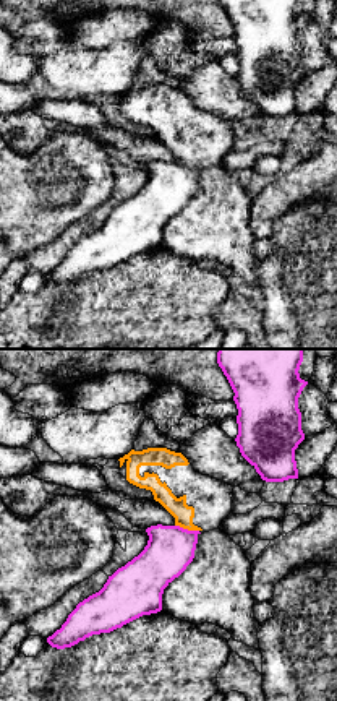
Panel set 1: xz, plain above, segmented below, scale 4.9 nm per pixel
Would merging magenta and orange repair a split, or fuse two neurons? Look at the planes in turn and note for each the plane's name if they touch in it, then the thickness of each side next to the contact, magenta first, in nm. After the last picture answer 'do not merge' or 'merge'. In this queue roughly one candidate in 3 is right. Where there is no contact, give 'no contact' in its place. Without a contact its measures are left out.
xz | 240/100 nm

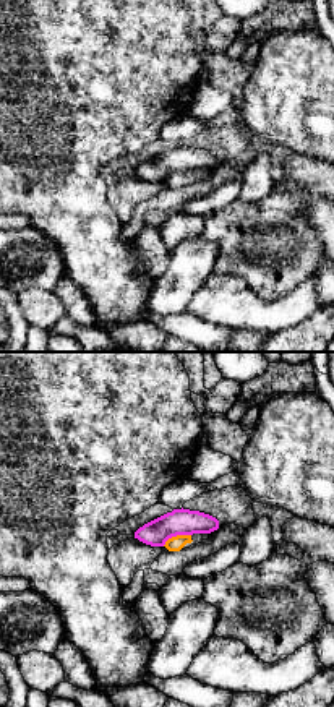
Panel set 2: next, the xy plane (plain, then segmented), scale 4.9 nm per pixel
xy | 130/80 nm

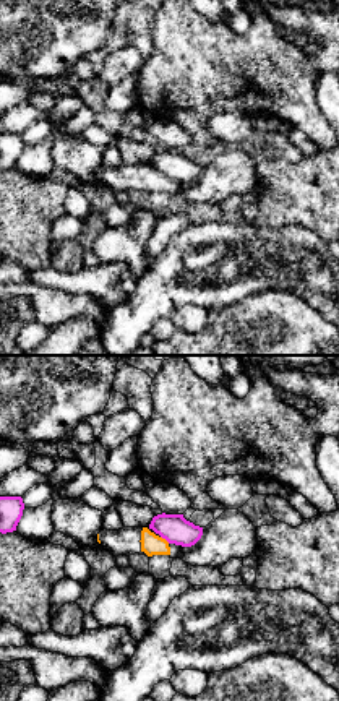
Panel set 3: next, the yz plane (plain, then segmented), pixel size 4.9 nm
yz | 140/110 nm

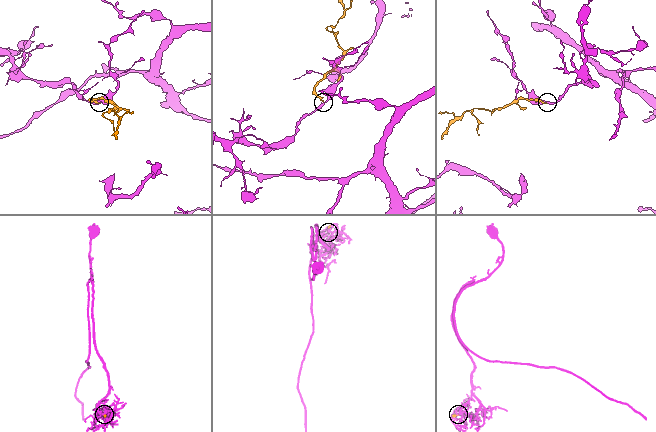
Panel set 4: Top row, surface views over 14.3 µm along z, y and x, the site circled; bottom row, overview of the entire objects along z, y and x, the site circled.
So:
do not merge

